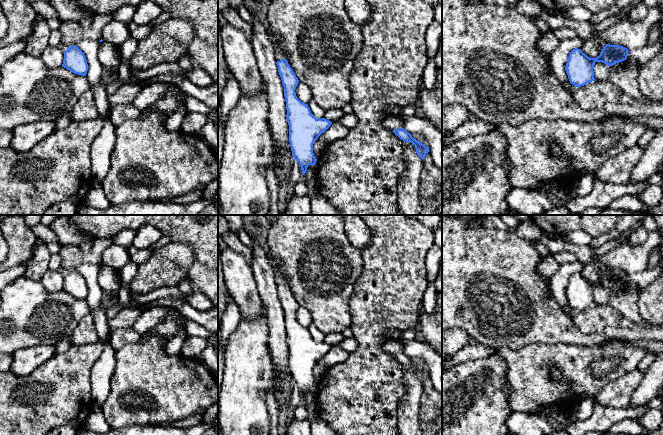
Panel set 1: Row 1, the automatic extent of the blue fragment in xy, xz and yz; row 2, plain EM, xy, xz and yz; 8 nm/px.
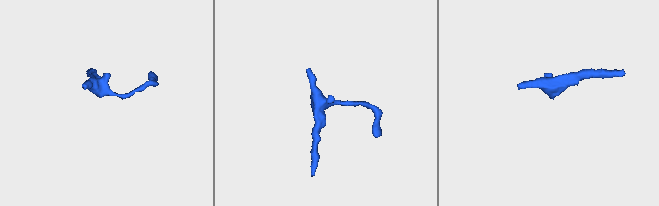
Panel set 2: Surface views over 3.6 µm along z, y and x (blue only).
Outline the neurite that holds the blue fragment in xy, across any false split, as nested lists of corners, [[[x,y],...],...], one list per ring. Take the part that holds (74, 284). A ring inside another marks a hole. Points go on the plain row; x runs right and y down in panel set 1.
[[[76,269],[69,271],[64,276],[62,291],[82,300],[86,300],[88,295],[86,281]]]

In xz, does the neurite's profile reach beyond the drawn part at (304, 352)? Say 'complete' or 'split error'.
split error

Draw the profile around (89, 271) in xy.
[[[85,263],[79,265],[76,270],[86,281],[88,288],[86,302],[93,313],[95,330],[99,336],[99,342],[102,344],[109,342],[110,327],[108,325],[106,310],[101,306],[103,291],[97,281],[99,265]]]

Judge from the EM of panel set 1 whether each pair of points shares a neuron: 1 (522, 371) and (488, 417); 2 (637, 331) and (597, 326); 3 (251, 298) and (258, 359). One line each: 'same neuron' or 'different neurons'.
1: different neurons
2: same neuron
3: different neurons

